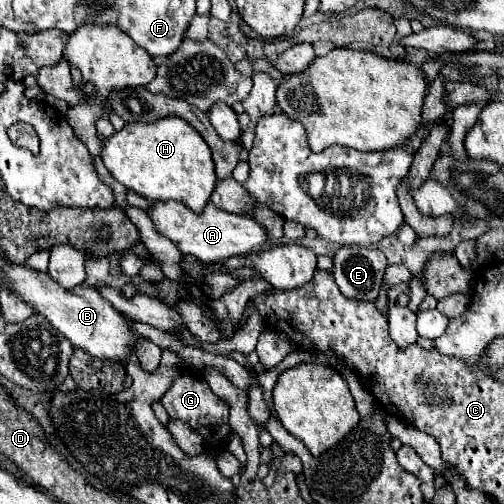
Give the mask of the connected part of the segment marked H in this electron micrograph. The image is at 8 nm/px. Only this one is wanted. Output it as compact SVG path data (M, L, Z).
M161 117L149 125L127 123L103 145L101 157L111 175L129 191L151 201L179 201L195 213L203 211L217 183L207 143L179 117Z

